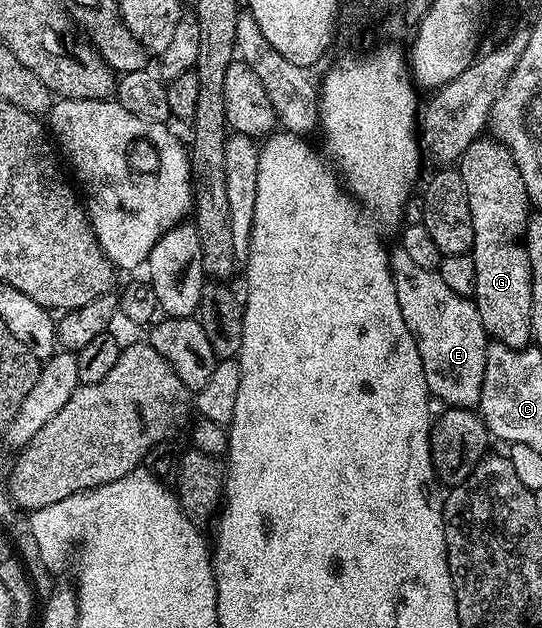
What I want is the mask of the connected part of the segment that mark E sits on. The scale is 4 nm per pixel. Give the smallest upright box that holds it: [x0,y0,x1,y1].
[390,244,490,408]

